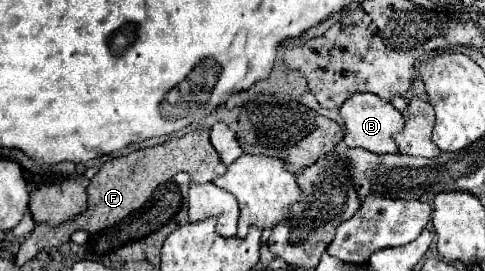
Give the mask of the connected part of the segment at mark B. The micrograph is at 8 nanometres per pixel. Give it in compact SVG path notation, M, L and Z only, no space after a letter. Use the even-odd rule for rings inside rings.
M358 92L342 104L340 114L342 114L344 126L346 126L346 136L344 136L346 146L352 146L352 148L360 146L360 148L376 152L376 154L398 152L394 134L400 132L400 128L404 128L404 116L390 102L386 102L380 96L370 94L370 92Z

